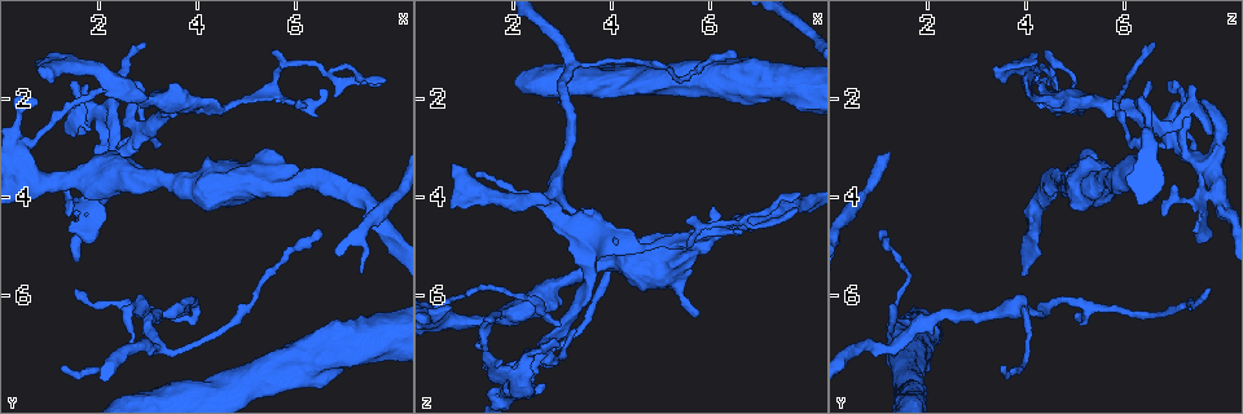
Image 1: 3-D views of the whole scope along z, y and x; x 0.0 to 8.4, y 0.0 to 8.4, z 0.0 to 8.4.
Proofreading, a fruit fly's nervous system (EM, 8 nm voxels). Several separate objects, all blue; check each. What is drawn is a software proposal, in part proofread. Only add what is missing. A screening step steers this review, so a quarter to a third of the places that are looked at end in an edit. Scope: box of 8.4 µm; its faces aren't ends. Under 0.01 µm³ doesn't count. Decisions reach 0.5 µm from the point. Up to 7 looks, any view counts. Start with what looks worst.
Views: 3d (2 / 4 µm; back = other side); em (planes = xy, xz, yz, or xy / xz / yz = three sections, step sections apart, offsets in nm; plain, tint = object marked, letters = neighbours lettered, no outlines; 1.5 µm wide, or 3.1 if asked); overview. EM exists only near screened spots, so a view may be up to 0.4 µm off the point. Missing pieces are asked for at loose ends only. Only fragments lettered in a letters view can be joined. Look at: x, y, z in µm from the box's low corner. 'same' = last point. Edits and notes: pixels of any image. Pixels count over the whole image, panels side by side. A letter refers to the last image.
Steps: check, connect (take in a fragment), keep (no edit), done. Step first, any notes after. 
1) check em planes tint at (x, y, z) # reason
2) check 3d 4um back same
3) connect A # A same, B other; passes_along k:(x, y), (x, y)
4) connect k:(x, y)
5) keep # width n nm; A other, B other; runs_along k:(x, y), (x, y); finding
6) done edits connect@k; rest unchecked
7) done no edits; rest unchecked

check em planes letters at (2.95, 0.85, 6.55) # an open end

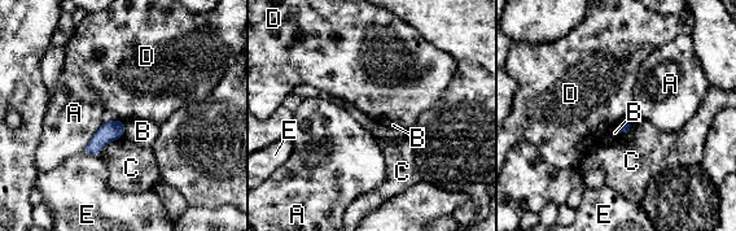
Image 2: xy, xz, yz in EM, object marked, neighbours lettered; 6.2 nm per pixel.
keep # A other, B other, C other, D other, E other; border 2:(118, 118), (123, 122); none of them fits

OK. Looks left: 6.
check 3d 4um at (1.30, 7.40, 3.55) # tapers out

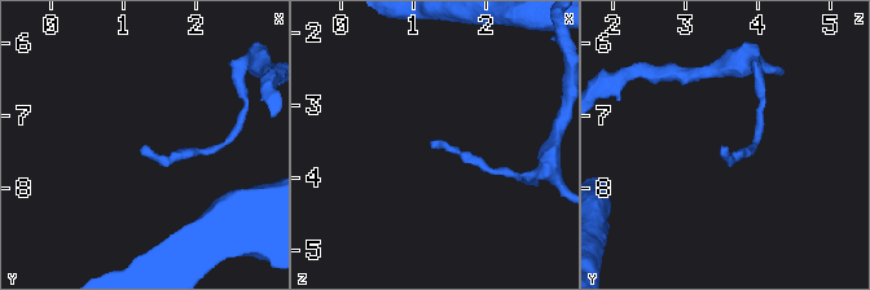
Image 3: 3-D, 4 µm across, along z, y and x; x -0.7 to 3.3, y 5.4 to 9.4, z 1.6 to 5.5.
check em planes letters at (1.30, 7.45, 3.55)

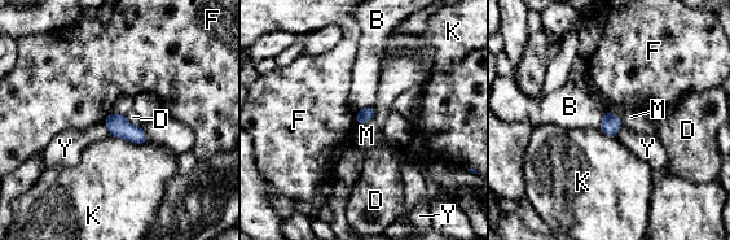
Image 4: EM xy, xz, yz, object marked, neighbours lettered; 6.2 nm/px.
keep # B other, D other, F other, K other, M other, Y other; border 4:(603, 112), (616, 114), (623, 125); no lettered fragment goes on from it

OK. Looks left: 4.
check em planes letters at (7.75, 1.70, 4.25) # thin end

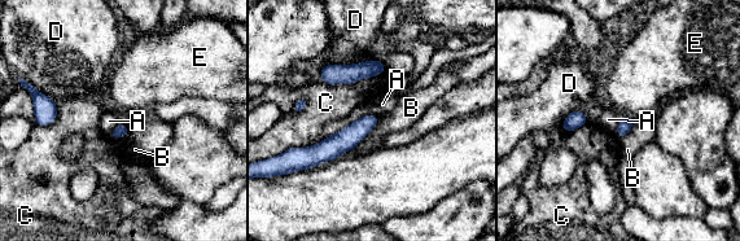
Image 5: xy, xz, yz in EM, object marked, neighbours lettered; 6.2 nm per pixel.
keep # A other, B other, C other, D other, E other; border 5:(379, 118), (377, 123), (347, 150); no lettered fragment goes on from it

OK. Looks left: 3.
done no edits; rest unchecked

